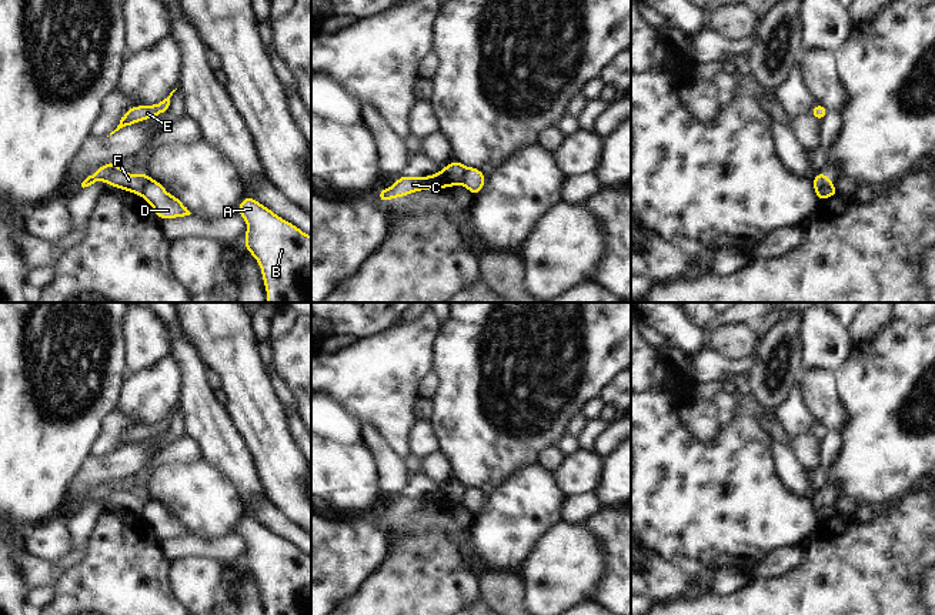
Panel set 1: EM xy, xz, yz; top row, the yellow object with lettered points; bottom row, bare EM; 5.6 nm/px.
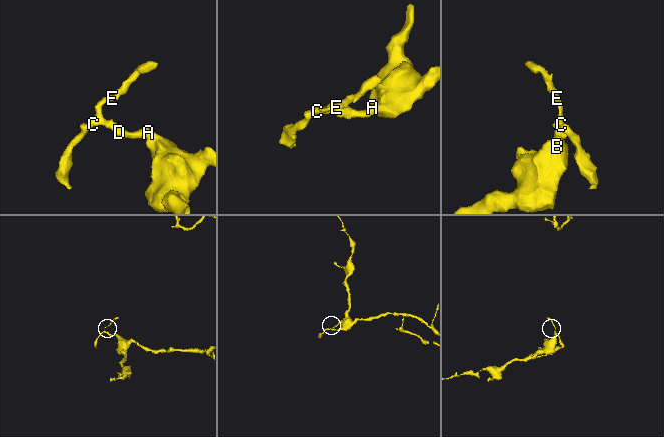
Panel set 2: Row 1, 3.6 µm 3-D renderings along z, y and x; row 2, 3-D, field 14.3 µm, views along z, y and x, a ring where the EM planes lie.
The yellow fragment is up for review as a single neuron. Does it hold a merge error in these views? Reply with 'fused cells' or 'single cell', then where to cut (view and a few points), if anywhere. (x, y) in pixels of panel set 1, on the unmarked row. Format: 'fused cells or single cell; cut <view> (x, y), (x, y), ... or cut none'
fused cells; cut xz (467, 487), (460, 502)

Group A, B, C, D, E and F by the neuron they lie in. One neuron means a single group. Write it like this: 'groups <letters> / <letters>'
groups A B D / C E F

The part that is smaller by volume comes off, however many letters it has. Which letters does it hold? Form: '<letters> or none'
C, E, F.

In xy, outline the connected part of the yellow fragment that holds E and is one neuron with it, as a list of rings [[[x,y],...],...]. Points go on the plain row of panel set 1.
[[[173,410],[167,418],[164,418],[163,421],[160,421],[157,424],[133,425],[128,430],[126,430],[120,439],[120,444],[108,455],[114,454],[116,451],[118,451],[120,448],[123,448],[126,445],[131,445],[131,444],[136,444],[136,442],[140,442],[144,439],[150,439],[150,438],[154,438],[154,437],[160,435],[161,432],[164,432],[170,425],[170,417],[173,415],[174,411],[176,410]]]

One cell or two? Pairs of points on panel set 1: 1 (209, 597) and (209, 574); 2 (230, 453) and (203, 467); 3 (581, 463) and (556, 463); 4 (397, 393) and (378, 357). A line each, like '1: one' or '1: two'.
1: one
2: two
3: two
4: one

